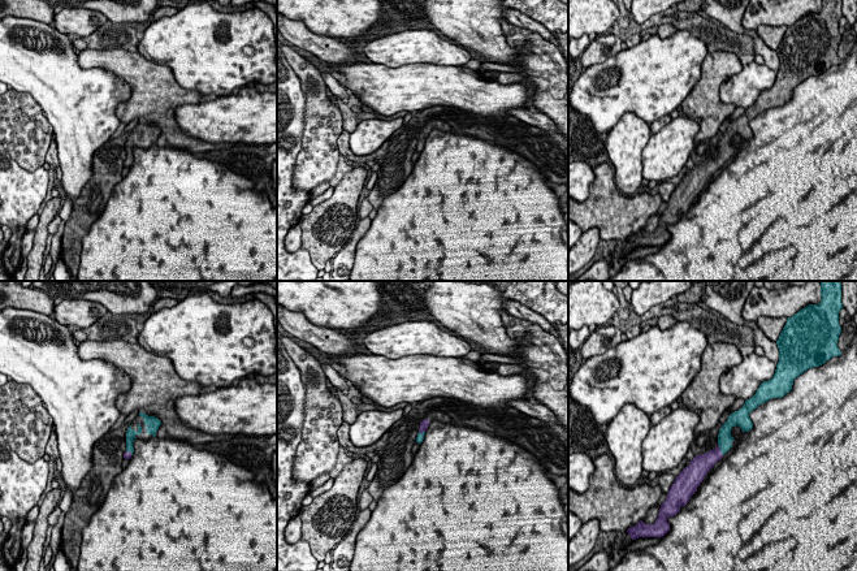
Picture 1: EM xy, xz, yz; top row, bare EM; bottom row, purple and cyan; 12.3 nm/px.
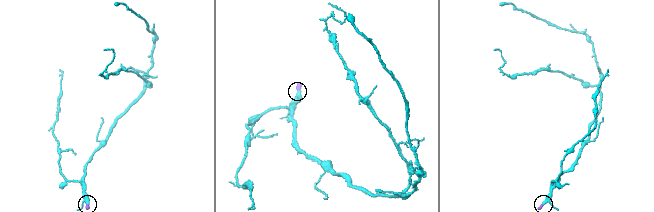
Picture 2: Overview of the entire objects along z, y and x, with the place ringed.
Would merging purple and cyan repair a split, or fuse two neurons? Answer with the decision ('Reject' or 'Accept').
Accept

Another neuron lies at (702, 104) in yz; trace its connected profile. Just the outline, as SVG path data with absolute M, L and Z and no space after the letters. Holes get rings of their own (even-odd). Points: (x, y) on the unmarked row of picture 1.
M707 52L701 65L701 78L681 103L687 117L700 125L694 140L717 135L720 124L731 116L736 107L720 100L720 85L731 75L741 72L743 64L732 52Z

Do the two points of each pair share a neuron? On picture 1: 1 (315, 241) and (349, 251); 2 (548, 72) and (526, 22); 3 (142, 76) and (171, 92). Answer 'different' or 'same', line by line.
1: different
2: different
3: same

